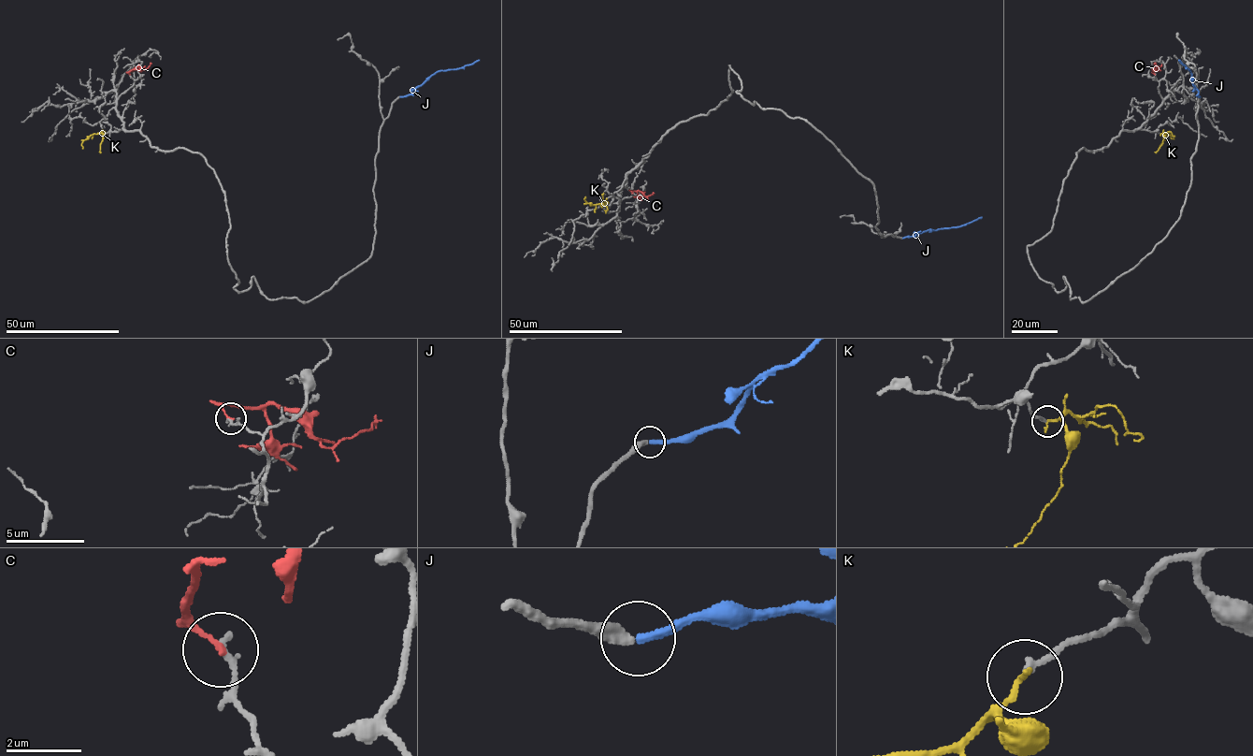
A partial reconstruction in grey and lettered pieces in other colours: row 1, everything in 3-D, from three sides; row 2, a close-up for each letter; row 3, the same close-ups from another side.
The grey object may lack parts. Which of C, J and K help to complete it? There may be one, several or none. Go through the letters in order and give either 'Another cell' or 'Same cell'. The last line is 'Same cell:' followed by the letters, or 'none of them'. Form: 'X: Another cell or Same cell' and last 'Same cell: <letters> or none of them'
C: Another cell
J: Same cell
K: Same cell
Same cell: J, K

